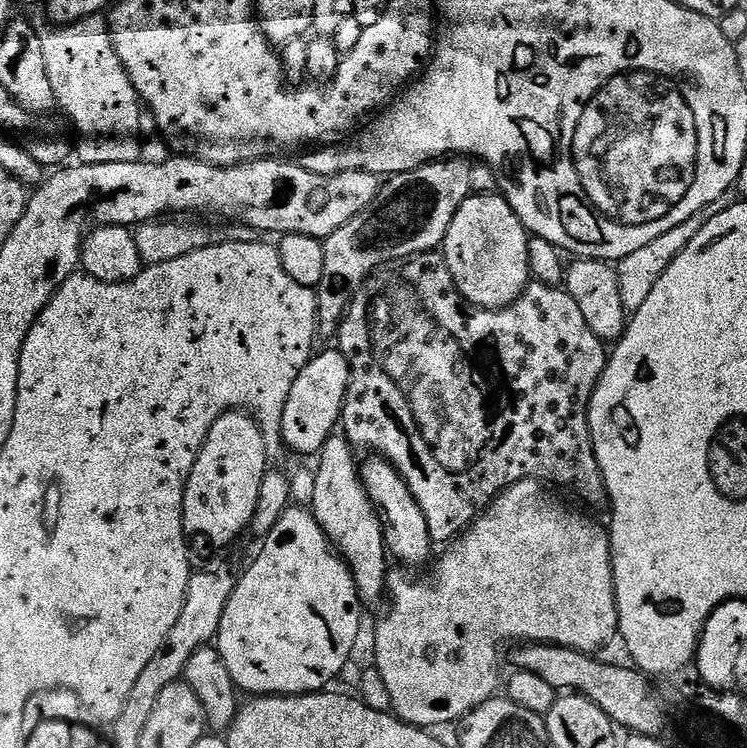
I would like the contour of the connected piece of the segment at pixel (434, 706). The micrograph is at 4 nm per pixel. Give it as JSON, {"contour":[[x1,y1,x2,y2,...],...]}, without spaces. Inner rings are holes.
{"contour":[[523,480,522,482,518,482,517,484,510,485,506,491,500,493,499,496,496,497,495,500,492,501,491,504,488,505,487,508,483,509,477,515,476,519,472,521,470,527,461,535,459,538,451,541,443,549,444,552,438,559,431,565,432,573,429,576,424,576,421,580,415,580,412,575,407,571,404,572,396,572,396,570,389,571,388,573,388,583,386,585,387,595,392,596,392,609,389,610,388,613,385,614,384,617,381,618,380,621,376,624,376,659,374,659,374,665,377,670,379,670,382,674,382,679,386,682,386,687,389,690,390,694,390,702,392,703,391,711,395,713,395,715,399,716,401,720,404,721,405,724,415,724,416,727,422,728,425,730,435,729,435,724,452,724,458,721,461,721,468,713,473,712,475,708,486,700,491,700,493,696,497,695,499,686,501,687,502,678,500,682,500,644,504,644,507,640,516,640,512,642,535,642,537,644,557,644,558,646,562,646,563,648,572,648,576,652,586,652,589,654,599,653,599,648,604,648,608,643,613,639,614,641,618,636,618,629,620,627,620,619,618,618,618,610,616,609,616,587,614,586,614,582,612,581,612,542,609,536,609,533,606,531,605,525,604,528,600,524,595,524,594,521,591,520,588,516,583,516,580,512,571,512,570,509,567,508,564,504,559,504,558,501,555,500,554,497,551,496,548,492,549,489,545,487,543,483,539,480]]}

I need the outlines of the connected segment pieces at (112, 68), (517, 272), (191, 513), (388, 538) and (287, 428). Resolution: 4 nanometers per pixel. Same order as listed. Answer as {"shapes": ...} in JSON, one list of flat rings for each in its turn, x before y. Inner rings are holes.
{"shapes":[[[103,15,87,16,76,24,56,26,53,32,41,35,42,54,46,58,46,74,50,74,50,86,54,86,59,111,64,111,72,119,74,127,80,131,80,157,85,164,105,164,106,162,134,162,140,160,140,112,142,101,130,82,124,63,112,45,112,34,108,21]],[[473,194,462,202,442,245,444,261,462,295,479,308,509,308,530,283,530,233,500,194]],[[229,410,217,418,184,484,185,533,197,532,220,548,247,533,258,506,258,486,269,468,264,436,249,413]],[[389,463,384,468,378,468,378,470,370,468,367,471,368,474,366,474,366,469,361,467,360,478,364,482,364,493,368,495,368,500,376,509,381,524,384,525,384,542,387,551,395,559,397,556,402,563,409,564,409,566,404,565,409,569,416,568,419,564,426,563,425,565,427,565,433,559,434,541,428,533,426,518,418,506,418,502,410,494,404,477,400,475,400,471,393,464],[374,472,378,472,378,474,374,474]],[[338,350,317,351,302,374,294,378,290,398,286,398,286,410,282,410,282,440,289,453,306,456,319,452,328,437,337,431,349,378,348,360]]]}

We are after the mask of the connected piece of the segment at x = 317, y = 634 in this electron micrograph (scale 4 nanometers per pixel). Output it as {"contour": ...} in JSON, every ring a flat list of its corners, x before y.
{"contour":[[289,507,261,544,260,553,244,577,237,579,230,602,226,602,214,647,222,654,222,662,226,662,226,670,230,670,230,678,234,678,241,693,252,692,248,694,253,697,302,696,305,692,325,691,347,666,360,636,362,601,348,563,334,551,328,535,307,507]]}

